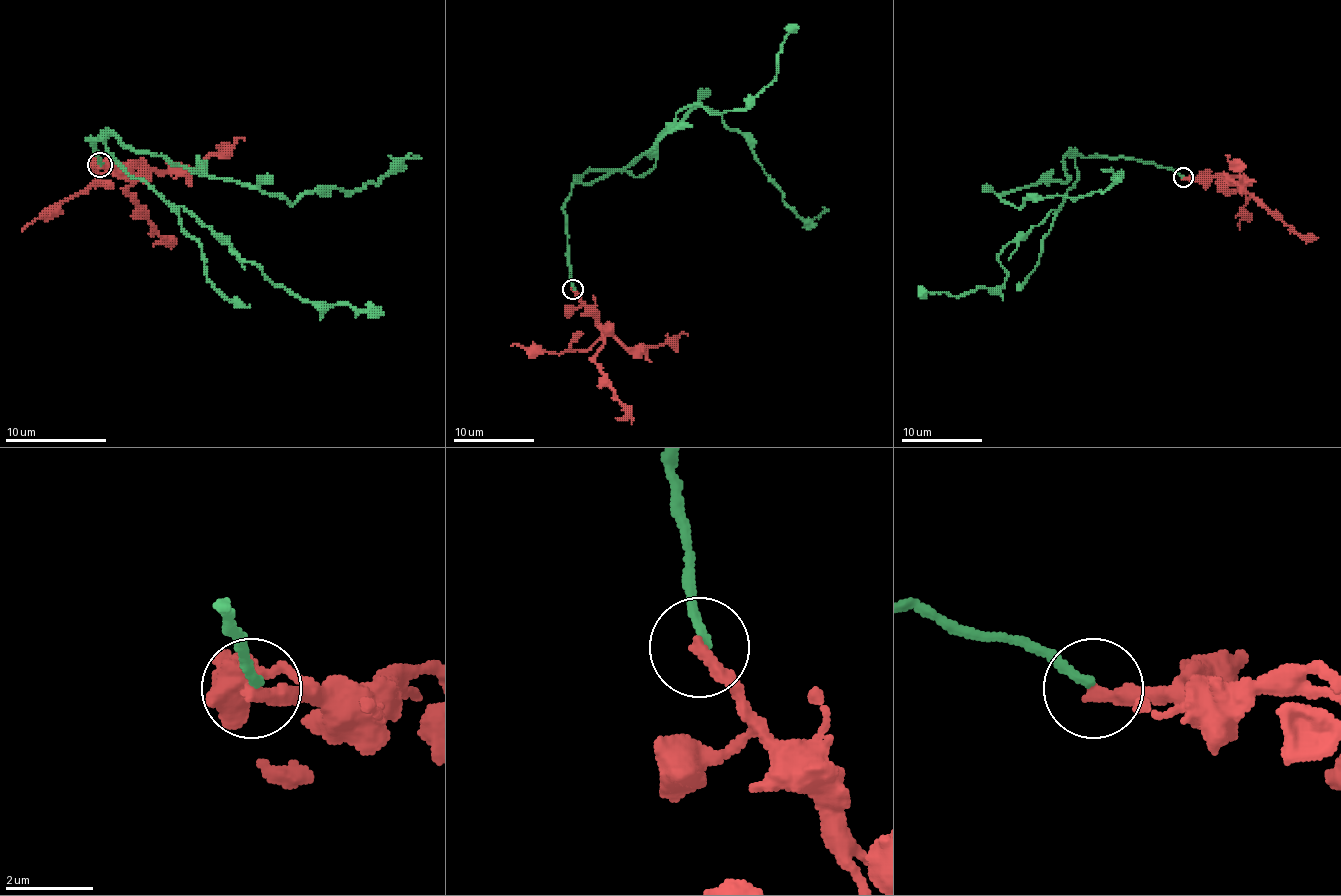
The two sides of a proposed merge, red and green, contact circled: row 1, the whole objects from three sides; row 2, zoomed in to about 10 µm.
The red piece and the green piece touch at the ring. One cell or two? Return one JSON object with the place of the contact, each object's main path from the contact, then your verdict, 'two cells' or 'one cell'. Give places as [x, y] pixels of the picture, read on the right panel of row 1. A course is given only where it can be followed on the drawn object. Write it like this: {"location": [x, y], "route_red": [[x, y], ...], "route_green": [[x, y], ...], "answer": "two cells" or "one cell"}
{"location": [1183, 177], "route_red": [[1183, 177], [1228, 177], [1304, 236], [1310, 236], [1312, 242]], "route_green": [[1181, 177], [1071, 151], [1069, 179], [1000, 195], [1019, 207], [1083, 197], [1113, 183], [1103, 171]], "answer": "two cells"}

